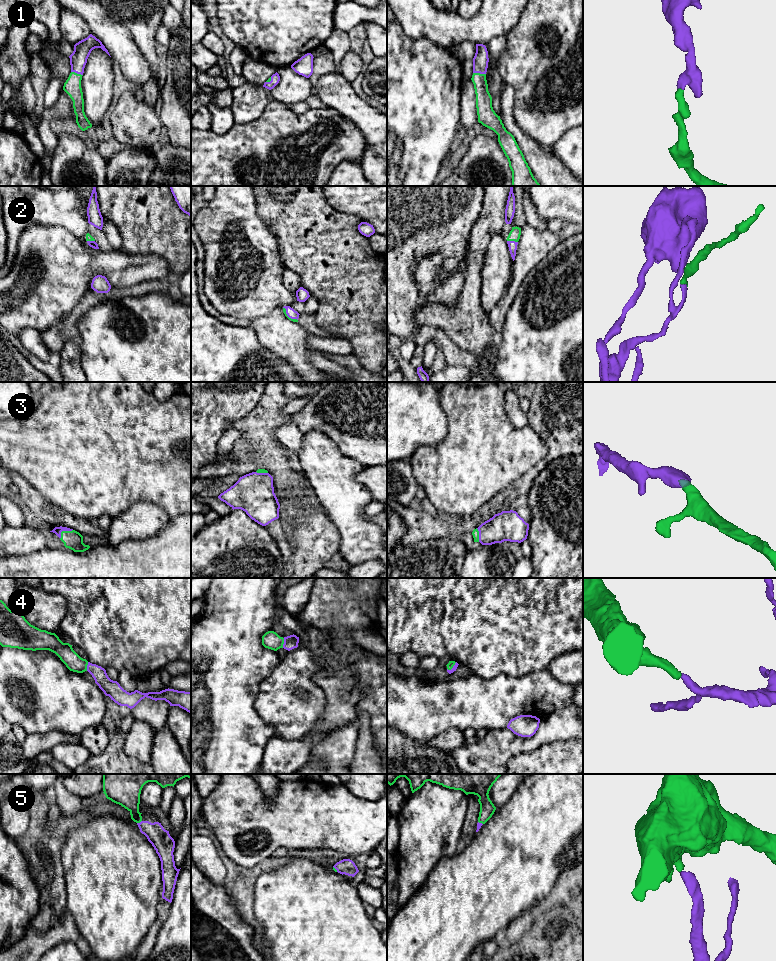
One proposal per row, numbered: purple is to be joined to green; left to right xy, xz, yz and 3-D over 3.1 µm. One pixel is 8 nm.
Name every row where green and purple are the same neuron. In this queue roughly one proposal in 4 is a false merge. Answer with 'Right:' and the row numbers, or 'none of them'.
Right: 1, 2, 3, 4, 5

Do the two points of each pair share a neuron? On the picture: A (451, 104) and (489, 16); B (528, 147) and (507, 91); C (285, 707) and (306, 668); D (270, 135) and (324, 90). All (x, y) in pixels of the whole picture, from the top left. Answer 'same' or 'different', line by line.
A: different
B: same
C: same
D: different

